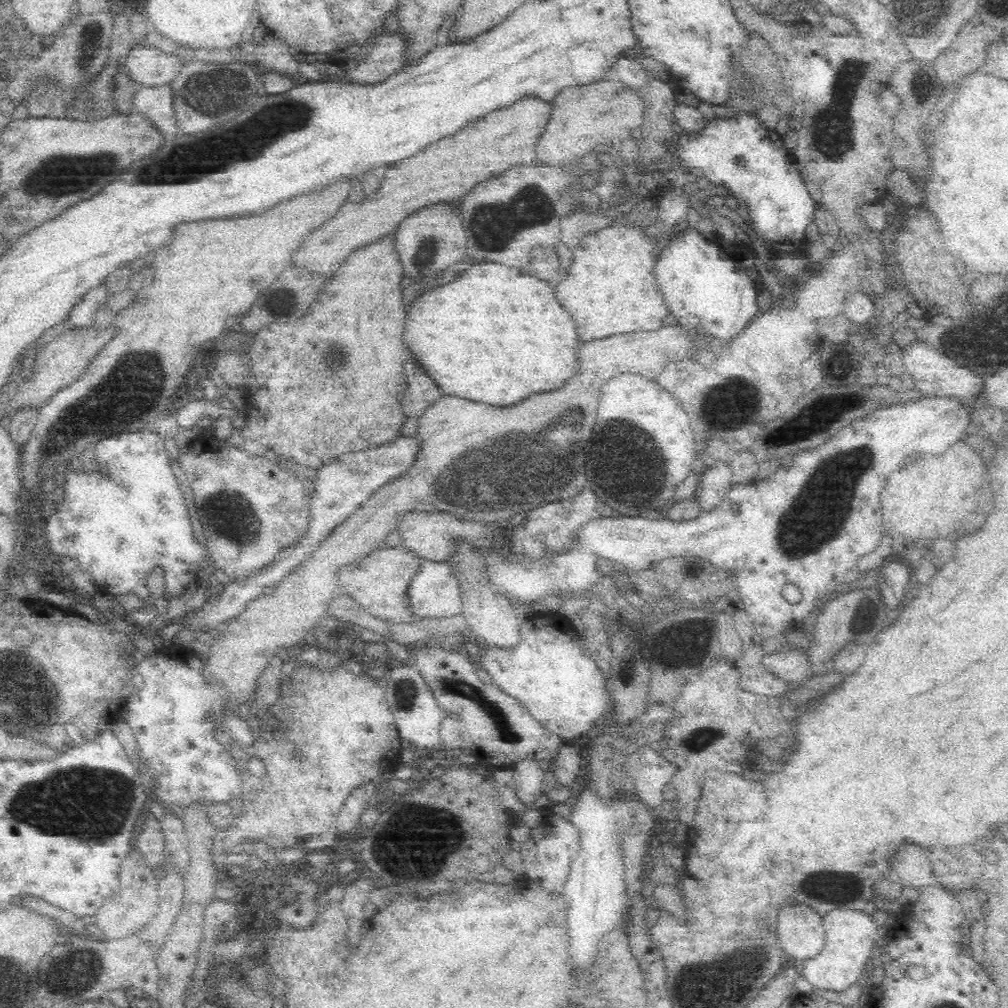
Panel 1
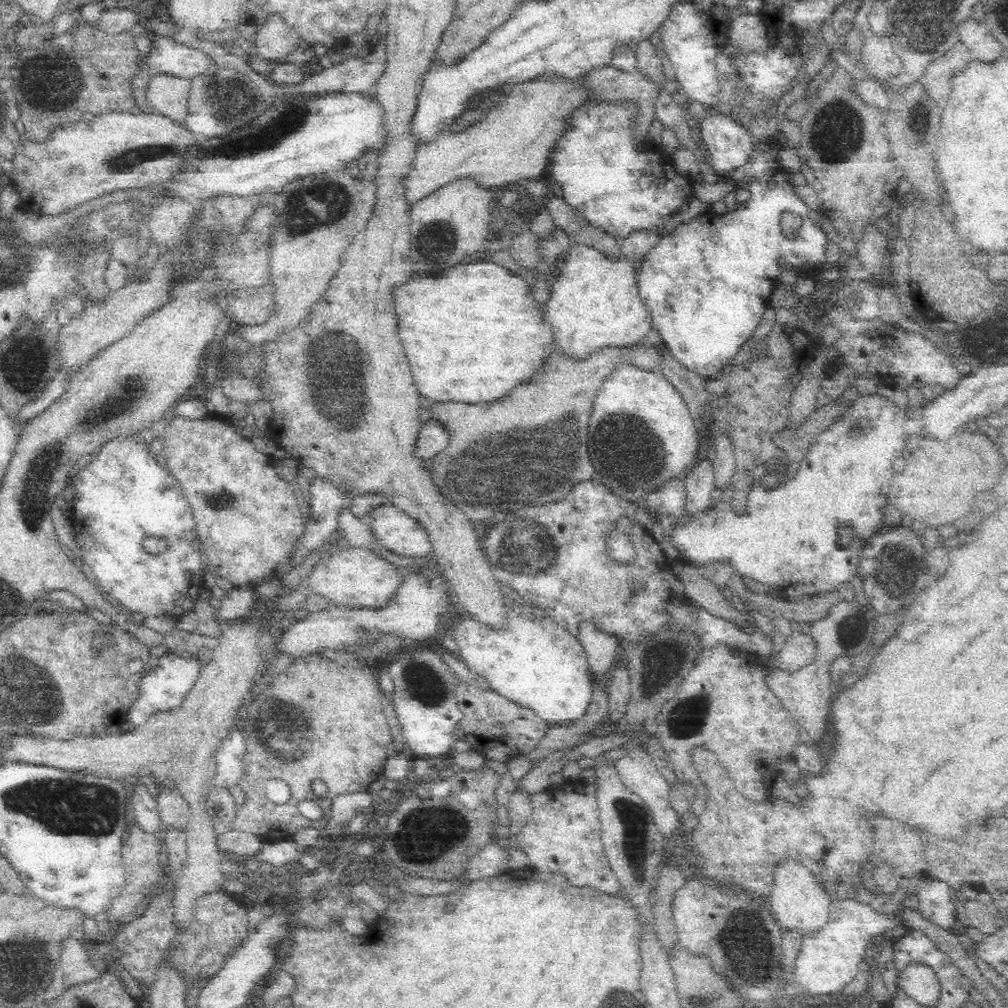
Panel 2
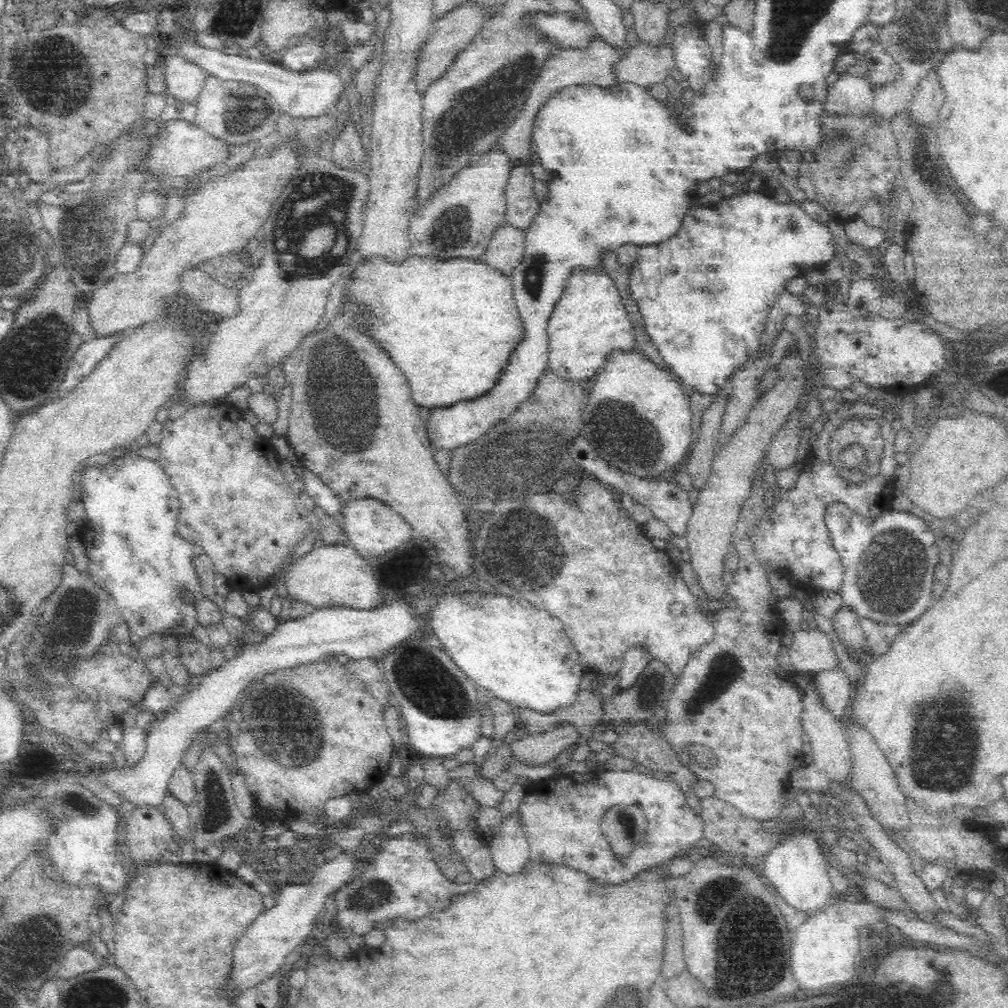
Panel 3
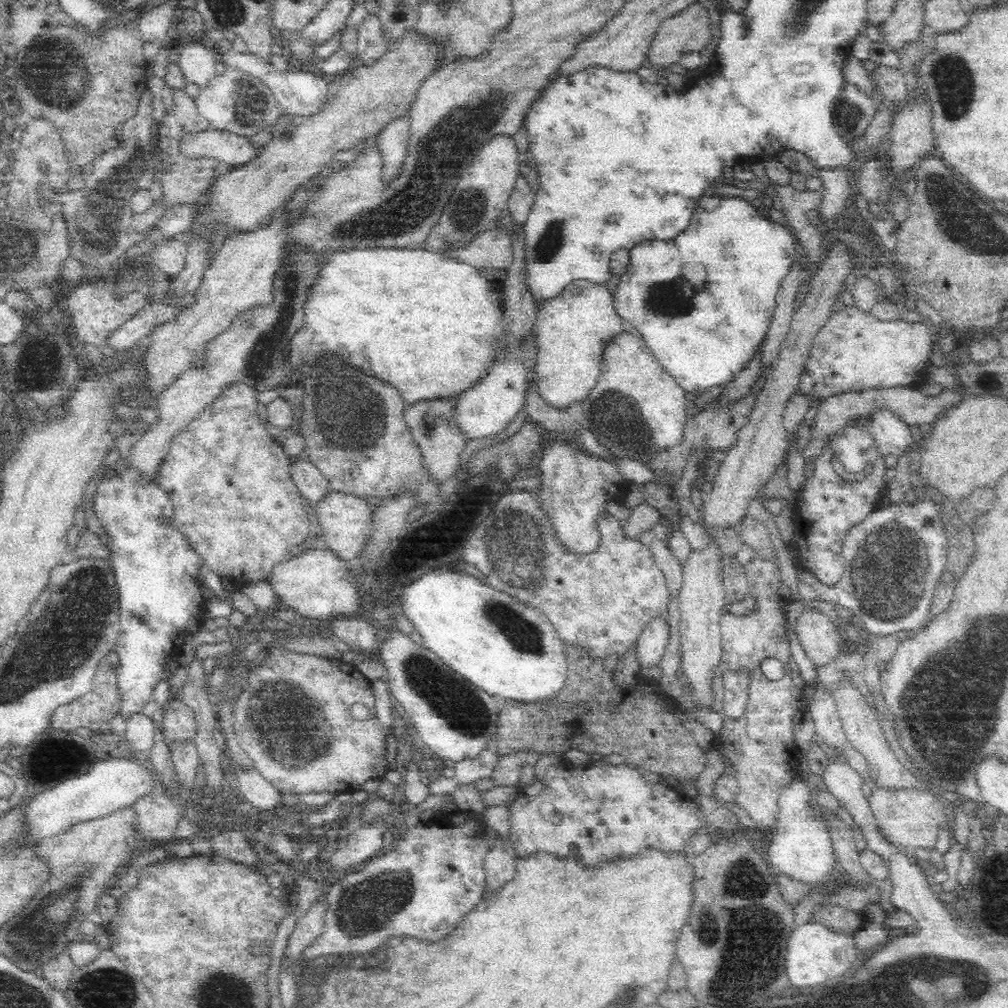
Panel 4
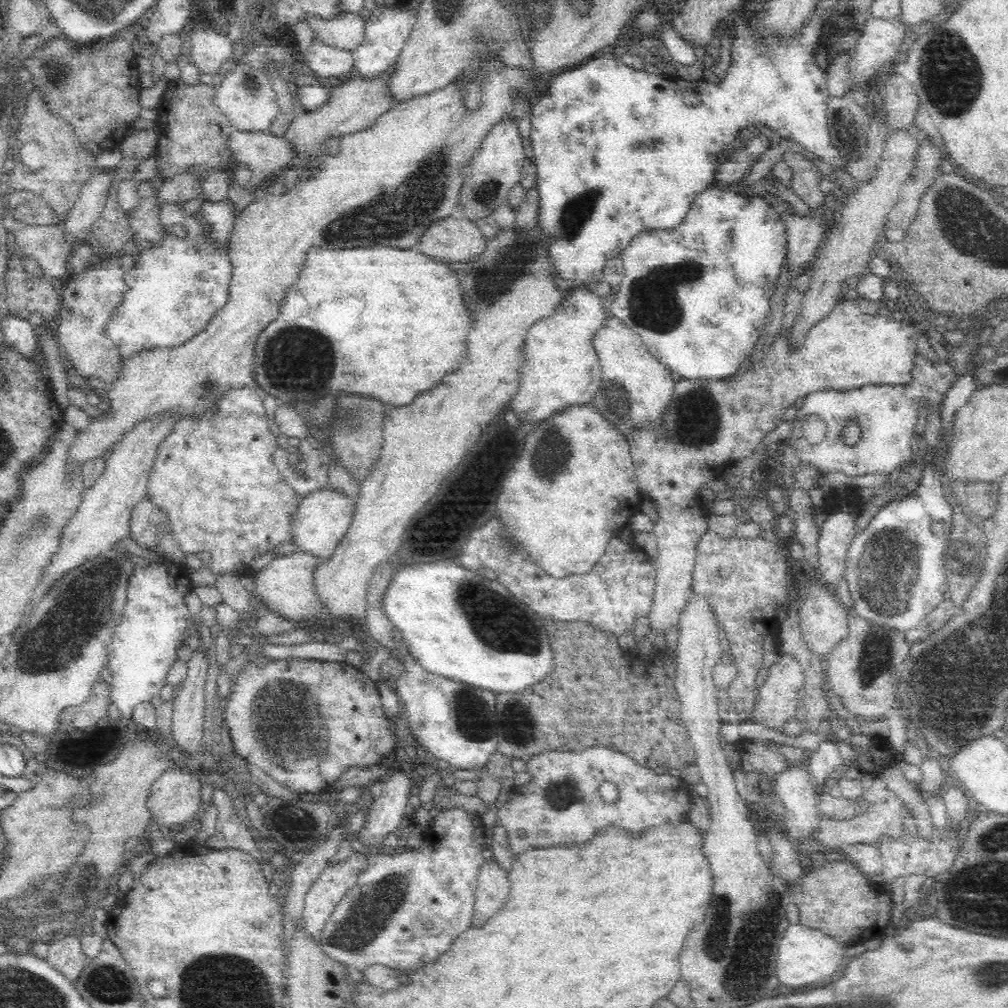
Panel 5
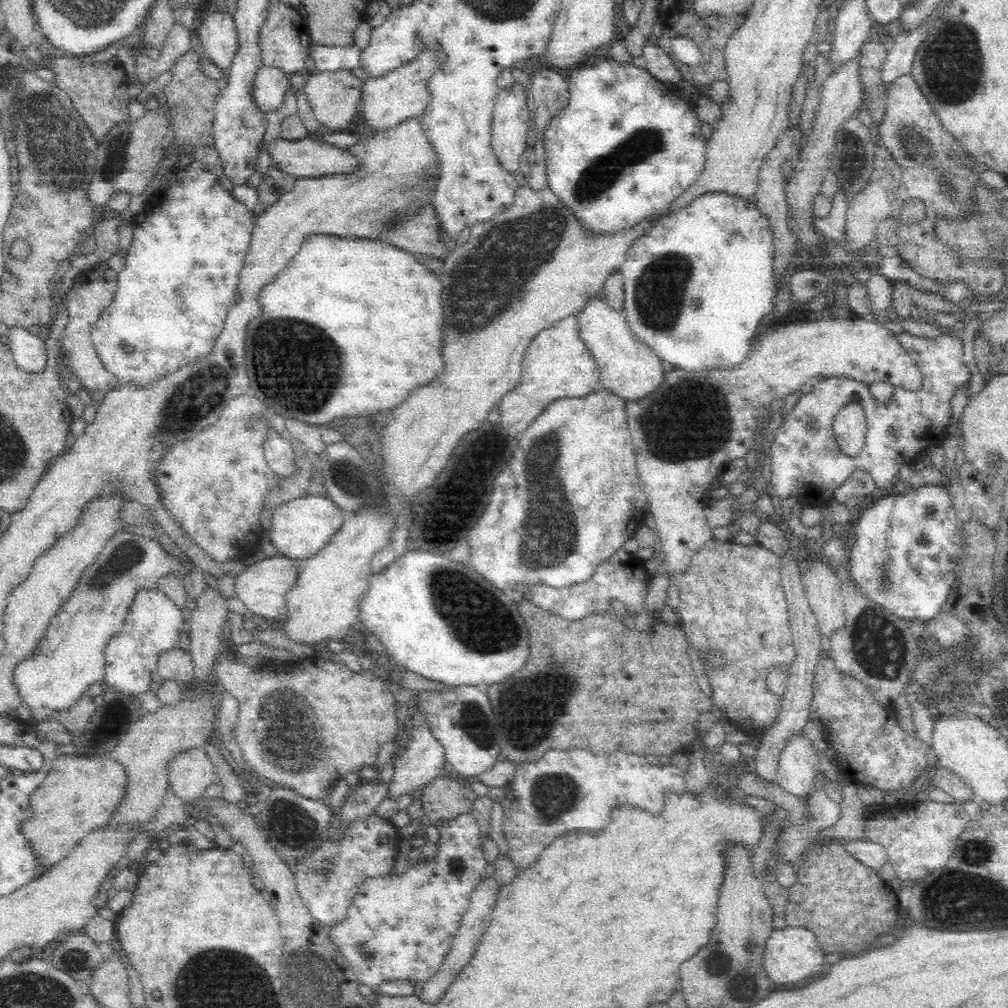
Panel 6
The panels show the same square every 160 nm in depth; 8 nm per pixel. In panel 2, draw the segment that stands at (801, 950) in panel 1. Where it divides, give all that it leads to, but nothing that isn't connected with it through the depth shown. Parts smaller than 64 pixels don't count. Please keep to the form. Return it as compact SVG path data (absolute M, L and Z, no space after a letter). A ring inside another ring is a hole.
M794 862L778 868L778 878L772 890L772 918L780 930L792 930L792 934L798 934L800 940L806 940L824 928L828 922L828 899L822 887L818 888L818 883L814 884L812 874L802 868L802 865Z

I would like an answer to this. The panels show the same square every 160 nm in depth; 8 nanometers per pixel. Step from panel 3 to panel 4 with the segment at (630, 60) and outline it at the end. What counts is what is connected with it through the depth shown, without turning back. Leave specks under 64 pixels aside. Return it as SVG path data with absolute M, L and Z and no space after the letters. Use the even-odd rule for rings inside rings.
M693 2L689 7L679 13L675 13L670 18L660 22L652 40L646 44L644 58L640 62L640 67L644 69L668 70L673 64L679 62L683 52L688 50L701 51L709 40L709 18L704 7L697 2Z

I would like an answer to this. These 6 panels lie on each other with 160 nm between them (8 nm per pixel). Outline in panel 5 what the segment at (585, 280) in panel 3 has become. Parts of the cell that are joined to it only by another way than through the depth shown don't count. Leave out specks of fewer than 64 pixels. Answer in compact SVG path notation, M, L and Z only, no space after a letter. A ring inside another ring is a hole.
M576 283L564 289L561 298L554 304L552 312L534 320L527 328L525 335L526 364L521 374L519 391L510 400L513 411L521 418L538 422L540 419L548 419L555 414L564 412L568 407L584 406L591 402L592 396L600 387L601 362L595 349L594 335L607 327L609 312L604 311L604 304L600 296L592 292L588 283Z

